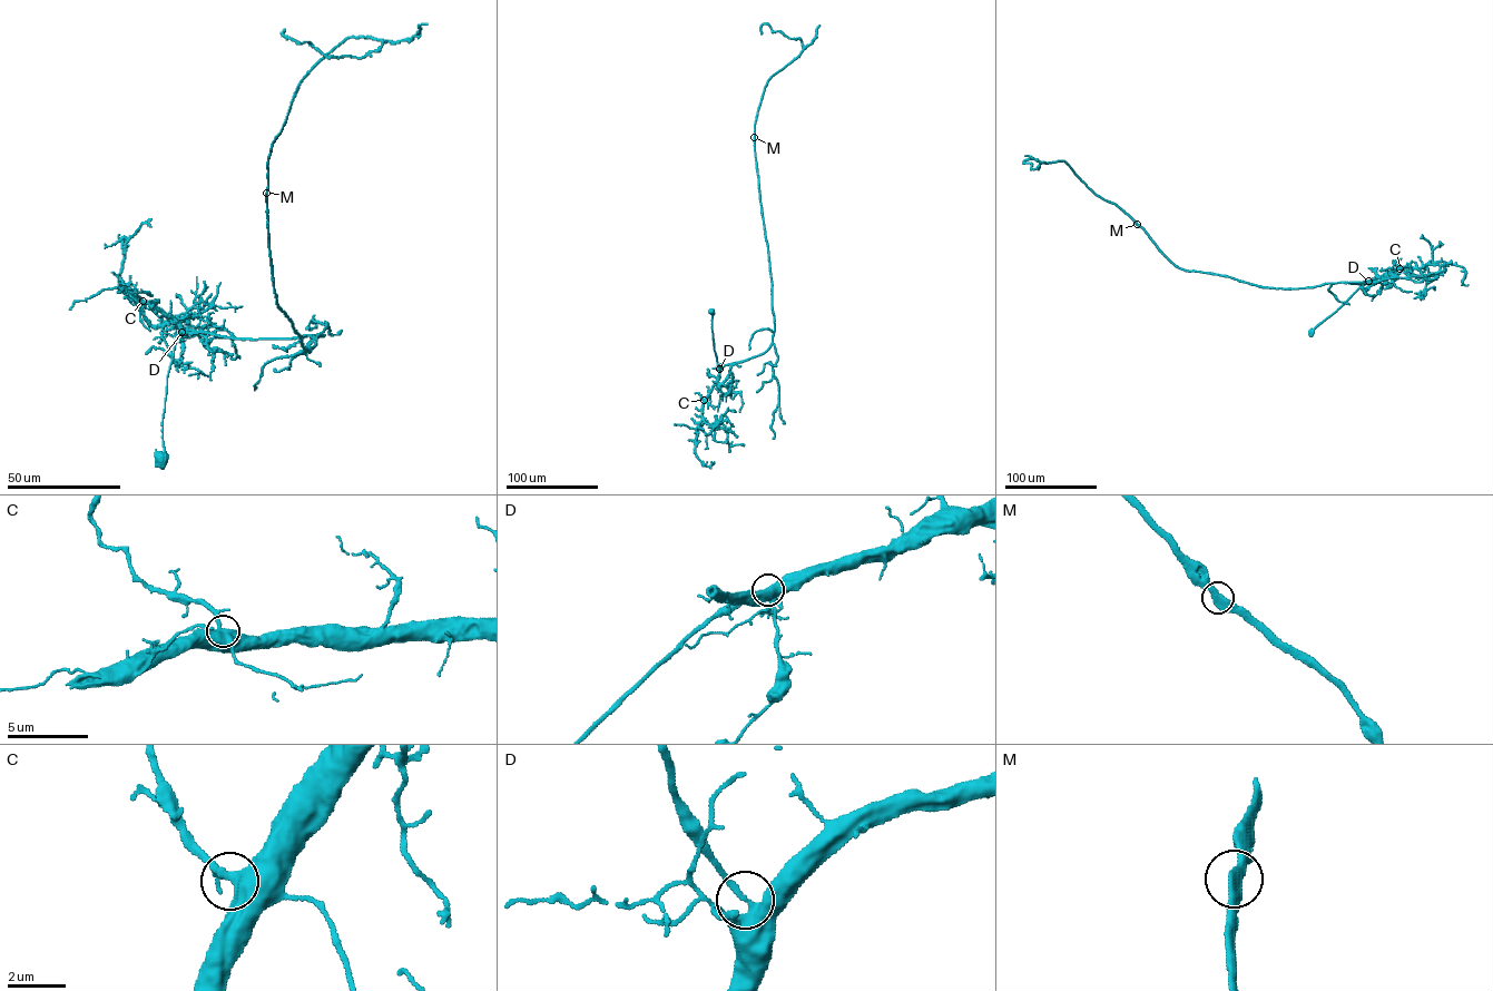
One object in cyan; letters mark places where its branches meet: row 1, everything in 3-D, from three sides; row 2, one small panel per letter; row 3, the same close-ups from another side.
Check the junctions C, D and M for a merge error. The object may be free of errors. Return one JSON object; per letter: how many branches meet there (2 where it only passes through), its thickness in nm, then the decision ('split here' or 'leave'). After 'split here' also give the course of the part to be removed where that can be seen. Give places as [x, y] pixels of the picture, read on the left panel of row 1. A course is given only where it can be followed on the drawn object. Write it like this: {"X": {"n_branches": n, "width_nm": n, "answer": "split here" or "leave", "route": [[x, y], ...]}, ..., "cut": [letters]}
{"C": {"n_branches": 2, "width_nm": 400, "answer": "leave"}, "D": {"n_branches": 2, "width_nm": 400, "answer": "leave"}, "M": {"n_branches": 2, "width_nm": 400, "answer": "leave"}, "cut": []}

